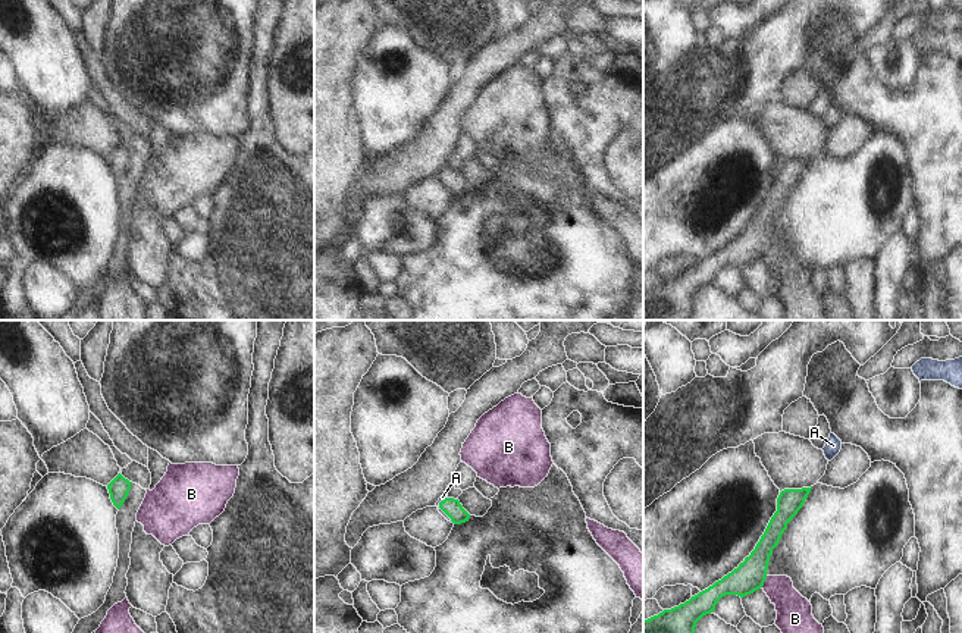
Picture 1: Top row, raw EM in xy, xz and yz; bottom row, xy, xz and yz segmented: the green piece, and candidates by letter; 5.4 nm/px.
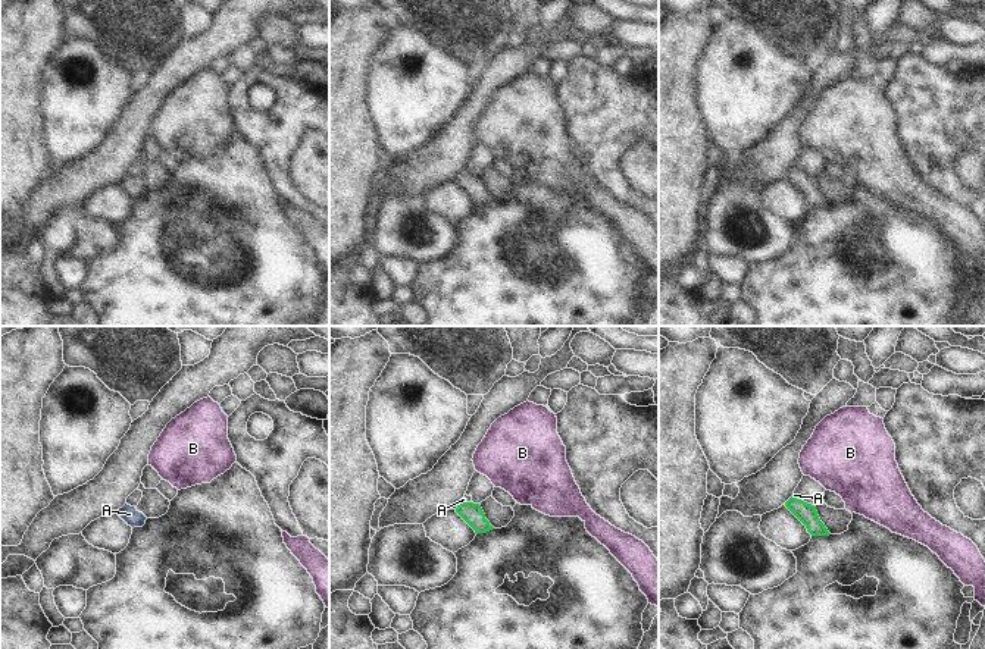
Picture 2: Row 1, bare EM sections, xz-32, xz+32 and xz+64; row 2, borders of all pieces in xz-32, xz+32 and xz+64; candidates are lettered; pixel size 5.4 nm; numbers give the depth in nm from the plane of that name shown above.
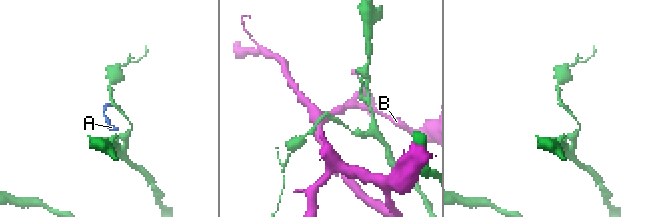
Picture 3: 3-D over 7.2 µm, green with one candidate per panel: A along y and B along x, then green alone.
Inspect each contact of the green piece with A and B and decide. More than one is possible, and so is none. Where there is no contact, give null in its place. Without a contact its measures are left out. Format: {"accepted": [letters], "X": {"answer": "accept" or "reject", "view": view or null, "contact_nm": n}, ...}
{"accepted": ["A"], "A": {"answer": "accept", "view": "xz", "contact_nm": 150}, "B": {"answer": "reject", "view": "yz", "contact_nm": 70}}

